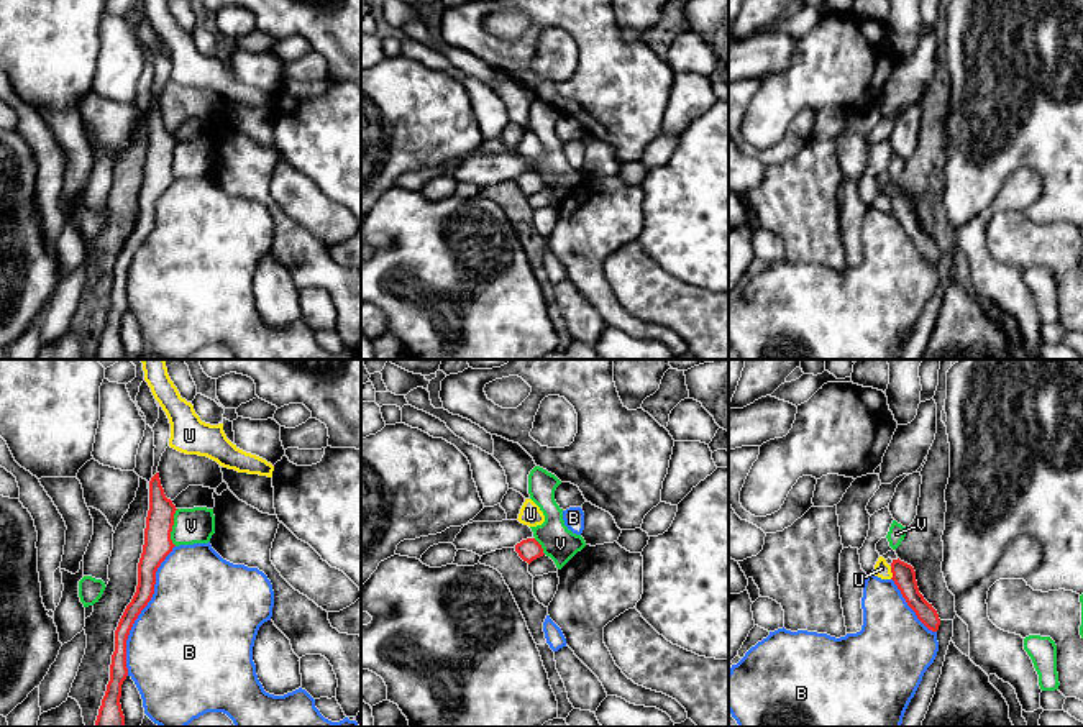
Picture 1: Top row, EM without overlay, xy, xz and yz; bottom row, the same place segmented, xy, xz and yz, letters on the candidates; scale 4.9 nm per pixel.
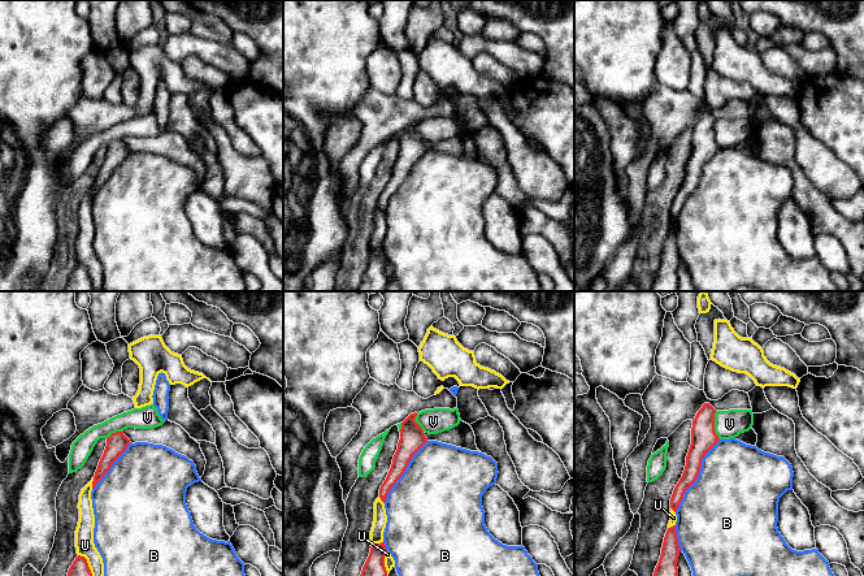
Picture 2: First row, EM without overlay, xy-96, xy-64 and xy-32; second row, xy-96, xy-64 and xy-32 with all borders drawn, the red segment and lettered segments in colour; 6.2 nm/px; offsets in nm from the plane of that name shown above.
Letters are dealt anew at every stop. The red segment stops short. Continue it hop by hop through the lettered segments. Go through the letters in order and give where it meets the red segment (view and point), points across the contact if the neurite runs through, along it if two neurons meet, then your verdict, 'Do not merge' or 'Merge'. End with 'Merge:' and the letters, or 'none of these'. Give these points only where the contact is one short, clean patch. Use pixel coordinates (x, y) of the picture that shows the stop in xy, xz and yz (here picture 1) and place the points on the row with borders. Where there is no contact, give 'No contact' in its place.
B: Touches red at xy (141, 609). Do not merge
U: Touches red at yz (891, 571). Do not merge
V: Touches red at xy (171, 527). Boundary: xy (178, 509), (171, 532), (174, 545). Do not merge
Merge: none of these

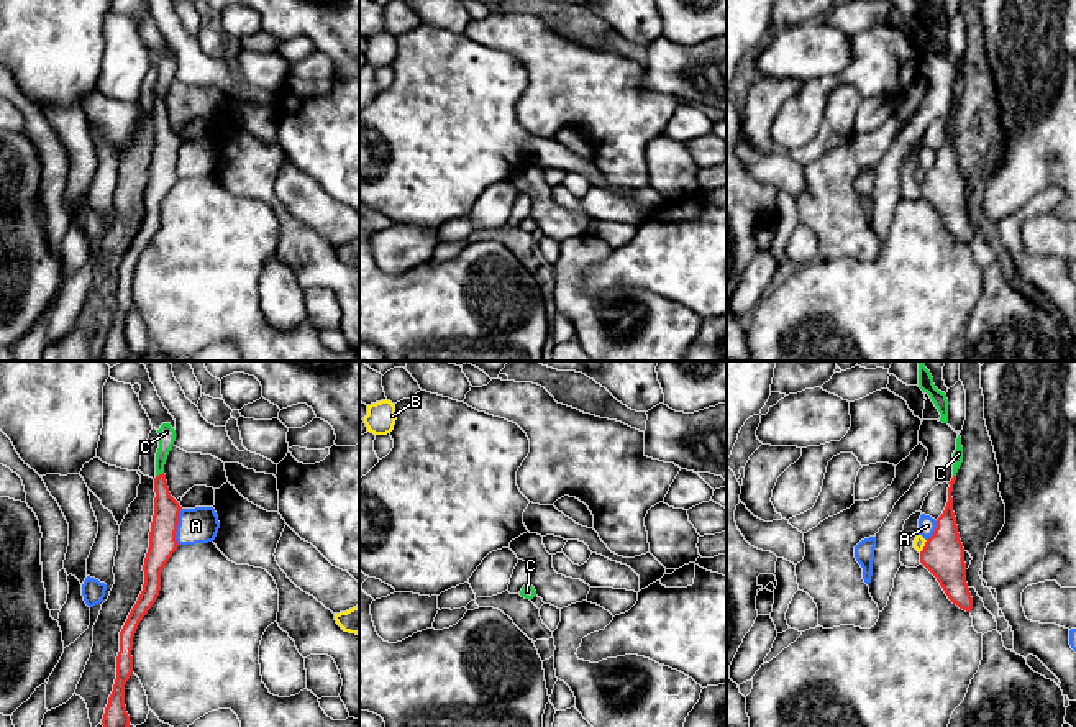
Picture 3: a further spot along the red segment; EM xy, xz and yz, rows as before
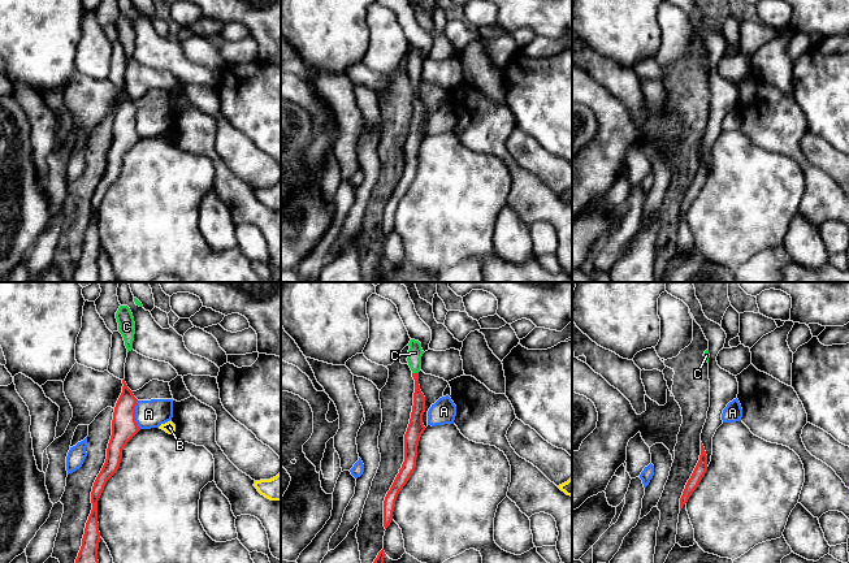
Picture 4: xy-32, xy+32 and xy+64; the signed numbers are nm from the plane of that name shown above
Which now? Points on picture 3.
A: Touches red at xy (176, 527). Boundary: xy (182, 509), (177, 519), (177, 544). Do not merge
B: Touches red at yz (924, 547). Boundary: yz (927, 540), (919, 552). Do not merge
C: Touches red at xy (159, 475). Path across: xy (164, 522), (159, 475), (166, 432). Merge
Merge: C

